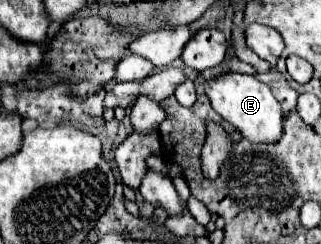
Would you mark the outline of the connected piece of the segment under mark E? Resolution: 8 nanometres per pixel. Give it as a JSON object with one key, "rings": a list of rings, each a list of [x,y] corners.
{"rings":[[[226,73],[216,79],[206,79],[204,89],[212,103],[212,109],[230,125],[234,125],[248,141],[268,143],[268,141],[278,141],[282,137],[280,103],[272,95],[272,91],[256,77],[244,75],[244,73]]]}

